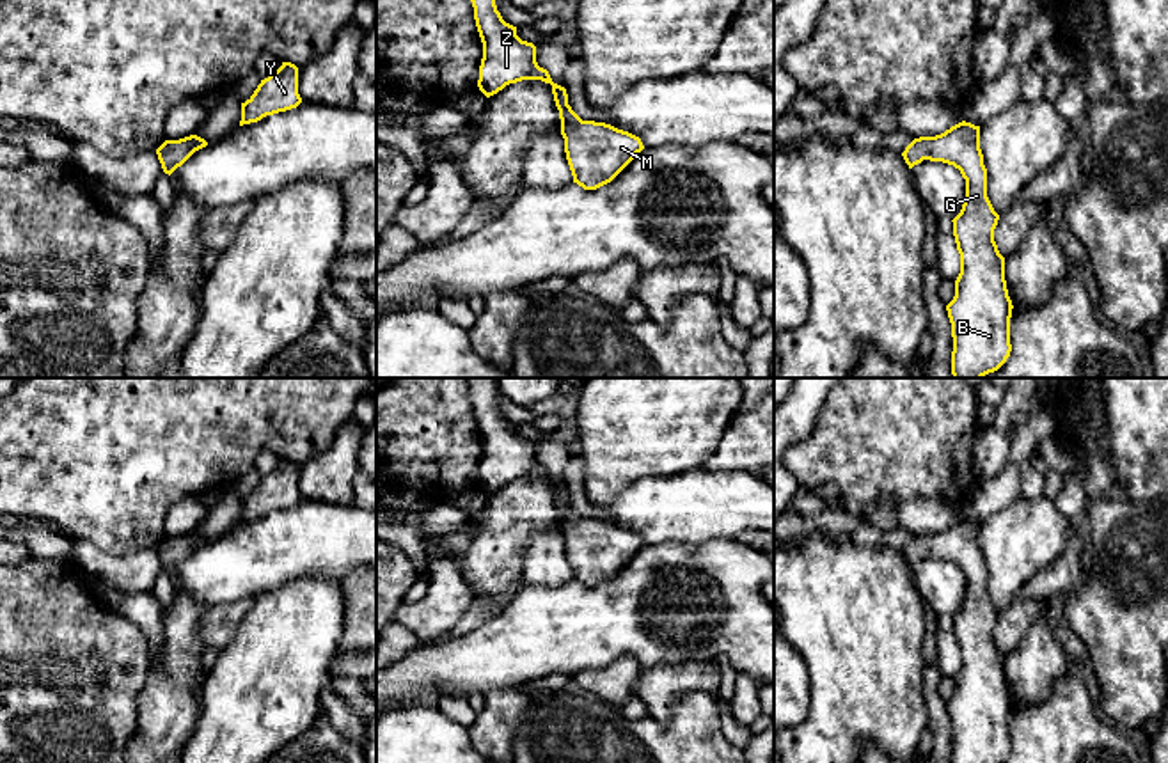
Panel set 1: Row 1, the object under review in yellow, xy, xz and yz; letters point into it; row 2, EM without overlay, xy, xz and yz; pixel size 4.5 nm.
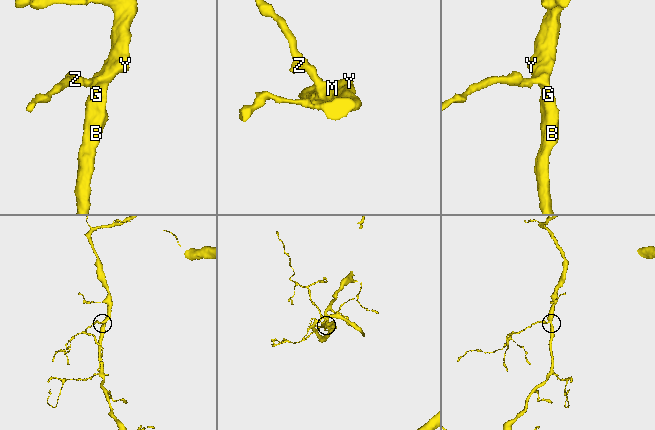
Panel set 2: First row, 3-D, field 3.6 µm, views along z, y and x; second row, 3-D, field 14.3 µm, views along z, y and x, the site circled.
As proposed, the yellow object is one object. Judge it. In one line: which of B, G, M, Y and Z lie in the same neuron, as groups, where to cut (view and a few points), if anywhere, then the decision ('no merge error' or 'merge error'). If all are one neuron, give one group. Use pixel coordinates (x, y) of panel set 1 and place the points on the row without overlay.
B G M Y Z | no cut | no merge error

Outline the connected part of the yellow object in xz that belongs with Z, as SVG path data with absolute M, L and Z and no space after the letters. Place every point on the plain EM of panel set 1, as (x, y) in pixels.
M467 378L476 424L483 440L479 488L490 495L509 481L541 477L552 483L564 550L573 580L596 587L611 580L643 547L639 534L605 520L582 518L568 502L566 486L536 460L536 444L517 433L497 408L497 378Z

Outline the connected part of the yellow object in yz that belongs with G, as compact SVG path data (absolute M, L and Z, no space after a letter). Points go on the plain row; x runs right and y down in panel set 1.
M962 518L941 532L914 536L902 554L909 566L923 557L943 559L959 566L966 577L966 598L960 610L951 617L960 651L955 694L946 703L953 735L951 763L1003 763L1012 749L1010 715L1014 703L1005 678L1005 655L994 639L999 612L987 594L987 566L980 547L980 523Z

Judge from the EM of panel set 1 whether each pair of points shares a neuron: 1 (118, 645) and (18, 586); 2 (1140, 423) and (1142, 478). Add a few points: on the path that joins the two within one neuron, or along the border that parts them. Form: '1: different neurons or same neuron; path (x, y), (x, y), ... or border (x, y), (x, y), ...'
1: same neuron; path (93, 643), (75, 643), (43, 611)
2: same neuron; path (1142, 437), (1142, 464)

